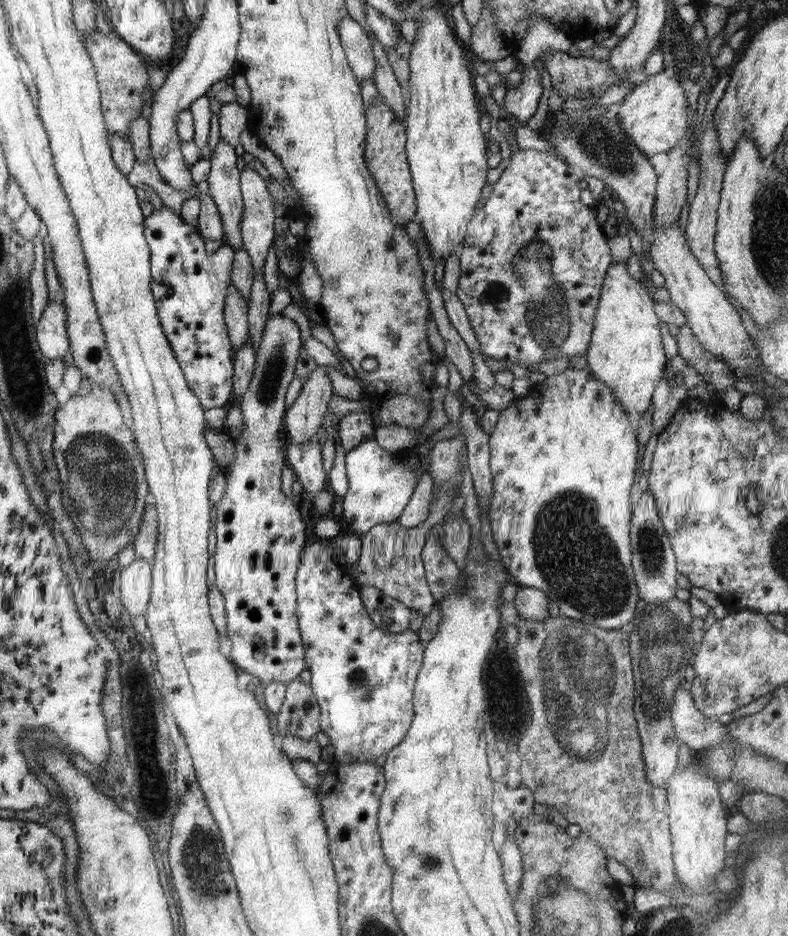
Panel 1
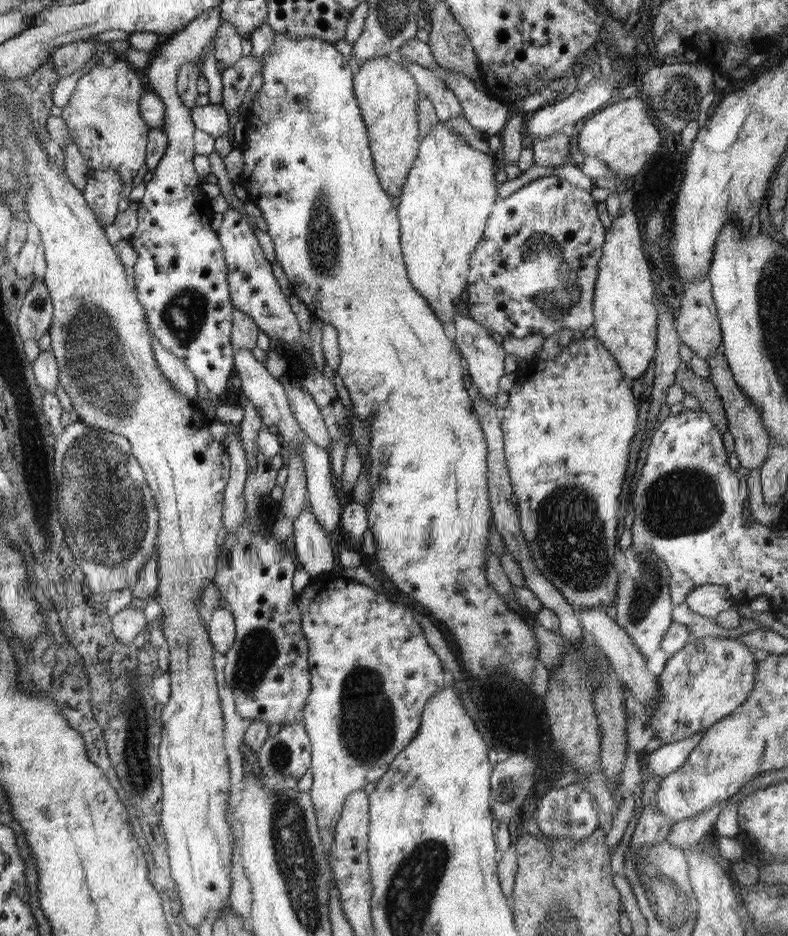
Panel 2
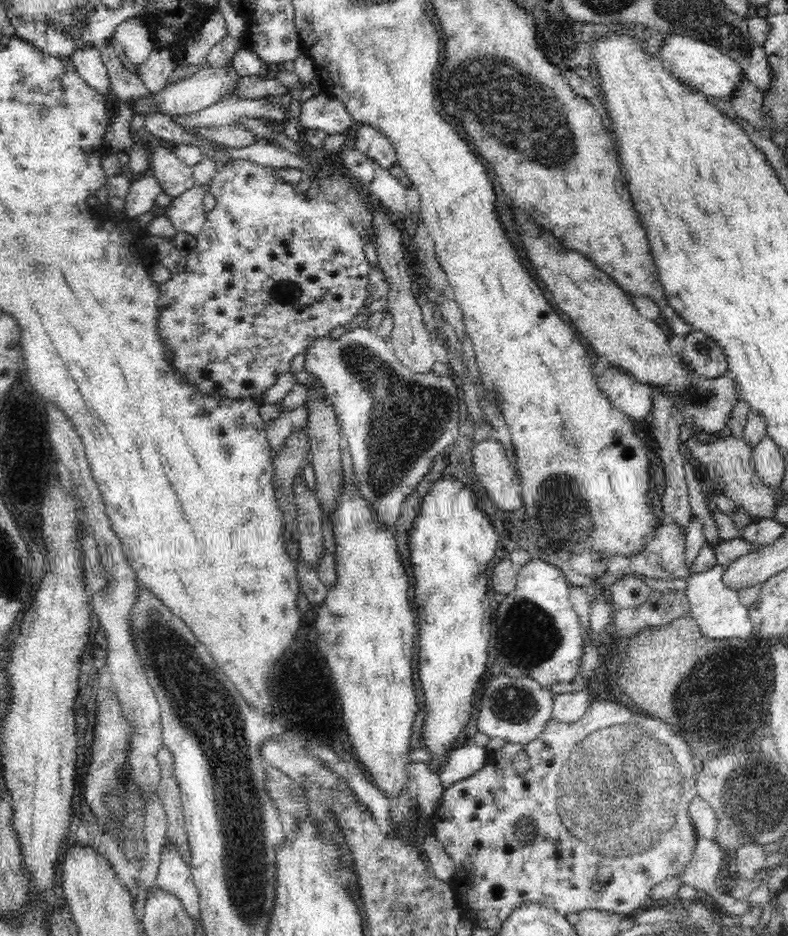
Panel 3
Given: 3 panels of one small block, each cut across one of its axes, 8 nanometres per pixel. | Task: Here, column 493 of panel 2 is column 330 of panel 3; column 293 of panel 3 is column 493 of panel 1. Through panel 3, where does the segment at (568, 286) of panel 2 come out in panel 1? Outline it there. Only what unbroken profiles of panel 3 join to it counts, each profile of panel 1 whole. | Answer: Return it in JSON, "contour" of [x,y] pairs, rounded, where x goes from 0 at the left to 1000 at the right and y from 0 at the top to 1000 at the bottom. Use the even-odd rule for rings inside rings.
{"contour":[[[680,159],[652,160],[647,171],[642,173],[637,188],[632,190],[629,197],[624,198],[622,210],[613,216],[612,222],[607,223],[602,233],[596,235],[586,260],[586,269],[584,269],[585,294],[577,314],[589,327],[596,346],[600,347],[602,357],[607,359],[607,365],[612,368],[609,374],[613,379],[668,392],[670,389],[688,389],[708,380],[711,382],[721,380],[722,384],[726,380],[741,380],[747,374],[747,369],[751,366],[753,346],[756,344],[756,333],[764,316],[764,303],[779,278],[772,263],[775,255],[764,246],[764,235],[759,235],[759,220],[739,218],[739,192],[740,186],[734,181],[706,166]]]}

